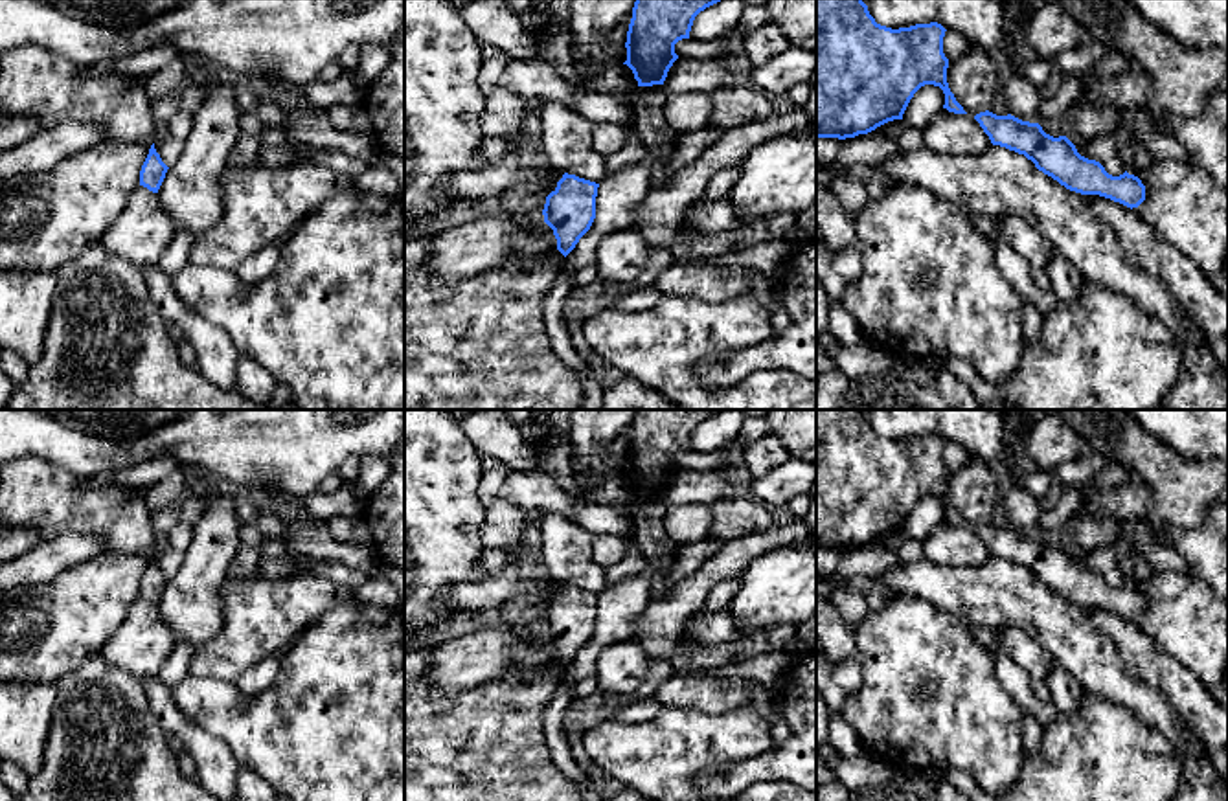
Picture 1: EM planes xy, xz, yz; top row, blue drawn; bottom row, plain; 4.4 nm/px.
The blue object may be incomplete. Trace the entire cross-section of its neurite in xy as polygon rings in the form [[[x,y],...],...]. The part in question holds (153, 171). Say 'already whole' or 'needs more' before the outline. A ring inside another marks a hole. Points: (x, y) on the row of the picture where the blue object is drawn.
already whole; [[[153,143],[140,171],[140,186],[147,187],[153,193],[158,193],[167,169],[169,167],[162,162]]]

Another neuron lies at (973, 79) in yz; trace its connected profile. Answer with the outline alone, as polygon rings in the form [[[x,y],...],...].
[[[971,48],[961,59],[949,62],[947,83],[956,101],[971,116],[991,108],[1002,79],[991,53]]]

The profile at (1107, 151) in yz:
[[[1118,129],[1094,141],[1079,143],[1075,149],[1081,156],[1099,162],[1109,175],[1120,176],[1125,173],[1121,164],[1121,149],[1131,141],[1140,141],[1156,160],[1177,160],[1189,164],[1189,156],[1180,141],[1167,132],[1156,130],[1134,132],[1129,129]]]

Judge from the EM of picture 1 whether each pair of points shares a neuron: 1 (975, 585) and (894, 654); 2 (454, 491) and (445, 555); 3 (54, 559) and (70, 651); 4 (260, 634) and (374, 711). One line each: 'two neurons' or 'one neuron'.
1: two neurons
2: one neuron
3: two neurons
4: two neurons

